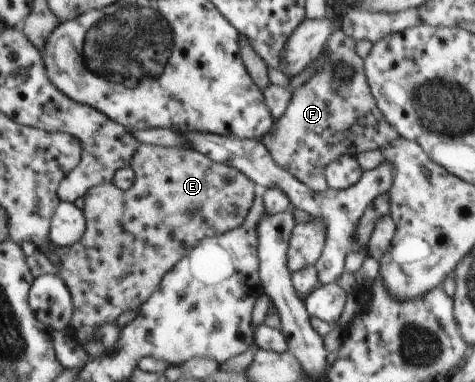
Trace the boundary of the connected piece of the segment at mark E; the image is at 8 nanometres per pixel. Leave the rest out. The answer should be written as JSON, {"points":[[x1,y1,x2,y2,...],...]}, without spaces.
{"points":[[140,144,132,156,130,168,135,174,135,180,128,190,119,190,113,183,103,183,84,194,86,229,78,242,71,246,57,246,54,242,48,242,39,249,54,264,55,274,66,284,71,294,73,316,68,331,80,345,90,340,96,326,102,326,104,322,115,322,120,314,128,310,139,310,159,290,162,278,200,240,242,226,255,198,256,185,242,172,226,164,213,162,204,154,182,146,169,148]]}

